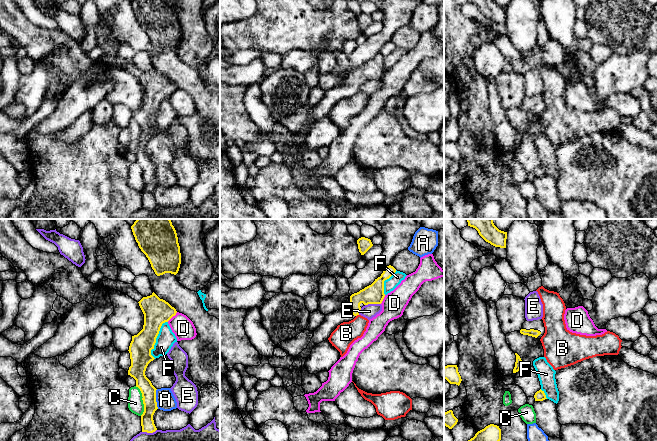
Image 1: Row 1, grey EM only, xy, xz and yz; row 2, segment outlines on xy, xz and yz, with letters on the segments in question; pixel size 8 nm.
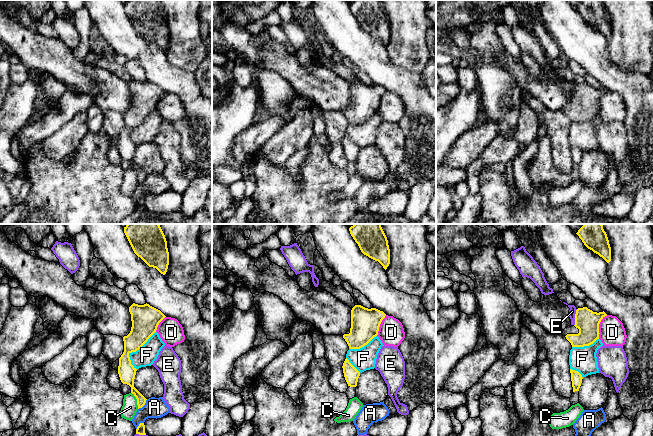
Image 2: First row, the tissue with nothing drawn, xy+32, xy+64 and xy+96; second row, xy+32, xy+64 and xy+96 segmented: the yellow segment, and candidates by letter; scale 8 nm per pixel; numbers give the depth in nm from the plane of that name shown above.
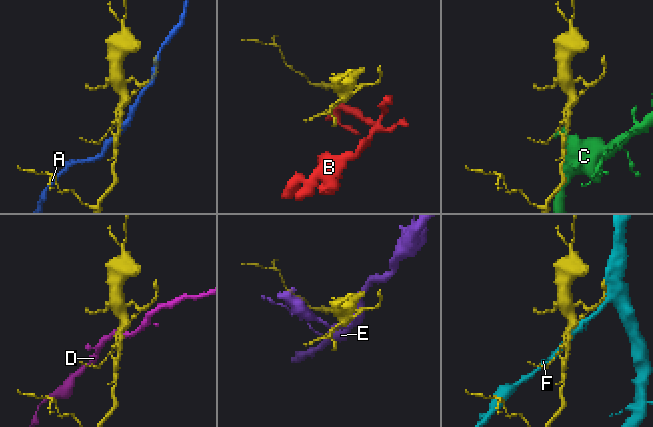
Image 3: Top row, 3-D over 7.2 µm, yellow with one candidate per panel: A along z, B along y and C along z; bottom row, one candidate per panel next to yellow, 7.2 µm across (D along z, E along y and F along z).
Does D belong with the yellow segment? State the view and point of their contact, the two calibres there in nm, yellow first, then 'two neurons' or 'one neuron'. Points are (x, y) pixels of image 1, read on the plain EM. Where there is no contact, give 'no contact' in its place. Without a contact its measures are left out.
xy (172, 92) | 220/170 nm | two neurons

